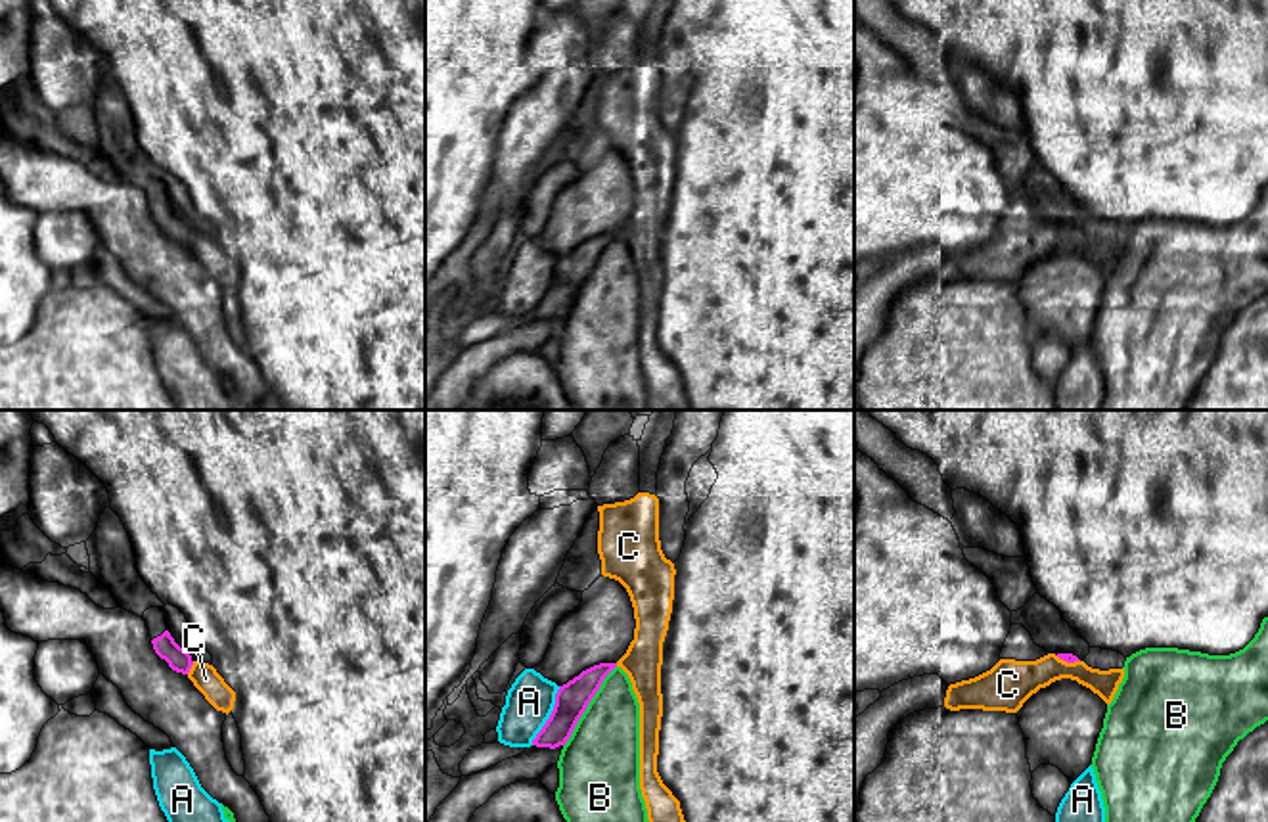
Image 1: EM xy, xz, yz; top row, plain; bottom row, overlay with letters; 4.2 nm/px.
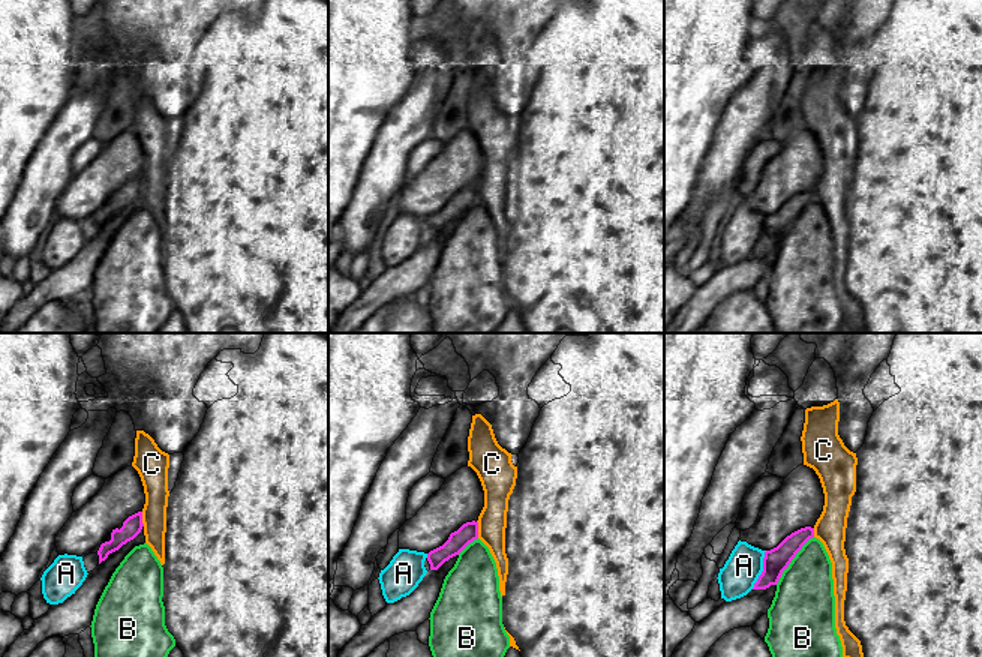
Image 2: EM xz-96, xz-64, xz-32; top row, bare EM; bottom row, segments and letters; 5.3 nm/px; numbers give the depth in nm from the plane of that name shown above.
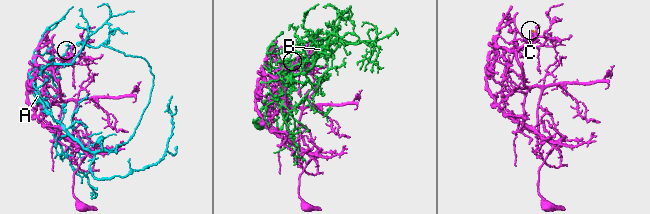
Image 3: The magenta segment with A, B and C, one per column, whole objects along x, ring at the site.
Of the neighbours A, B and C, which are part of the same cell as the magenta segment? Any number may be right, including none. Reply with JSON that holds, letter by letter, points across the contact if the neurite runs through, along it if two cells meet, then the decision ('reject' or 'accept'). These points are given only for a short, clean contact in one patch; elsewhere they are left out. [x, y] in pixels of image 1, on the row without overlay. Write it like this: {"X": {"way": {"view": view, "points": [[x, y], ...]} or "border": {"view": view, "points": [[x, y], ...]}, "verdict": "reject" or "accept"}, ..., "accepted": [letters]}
{"A": {"verdict": "reject"}, "B": {"verdict": "reject"}, "C": {"border": {"view": "xy", "points": [[194, 232], [186, 244]]}, "verdict": "reject"}, "accepted": []}

